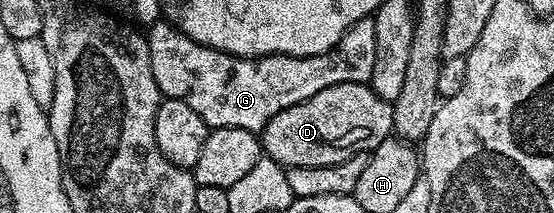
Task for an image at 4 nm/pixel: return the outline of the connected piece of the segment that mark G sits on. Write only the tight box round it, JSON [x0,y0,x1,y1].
[148,17,375,131]

